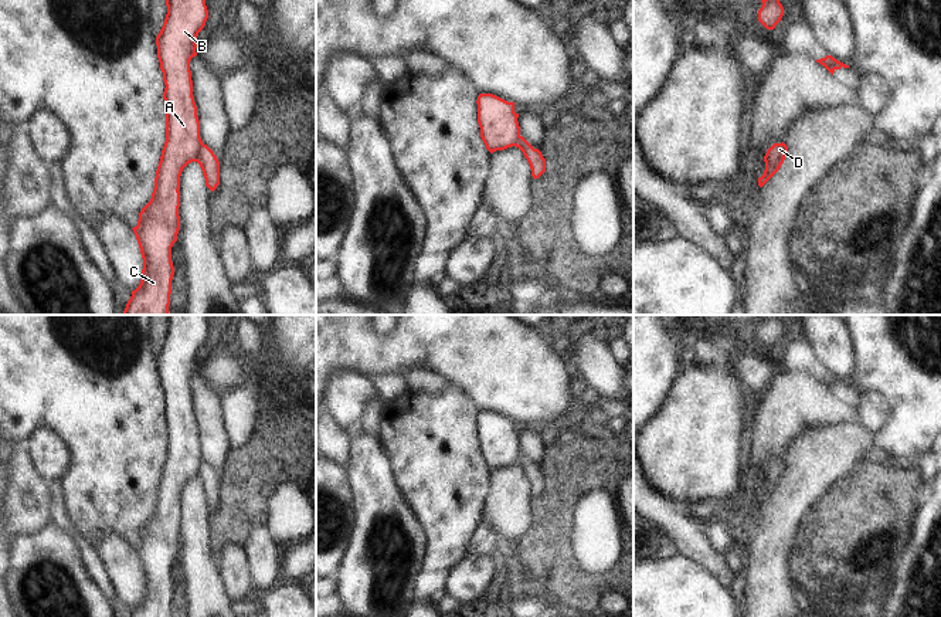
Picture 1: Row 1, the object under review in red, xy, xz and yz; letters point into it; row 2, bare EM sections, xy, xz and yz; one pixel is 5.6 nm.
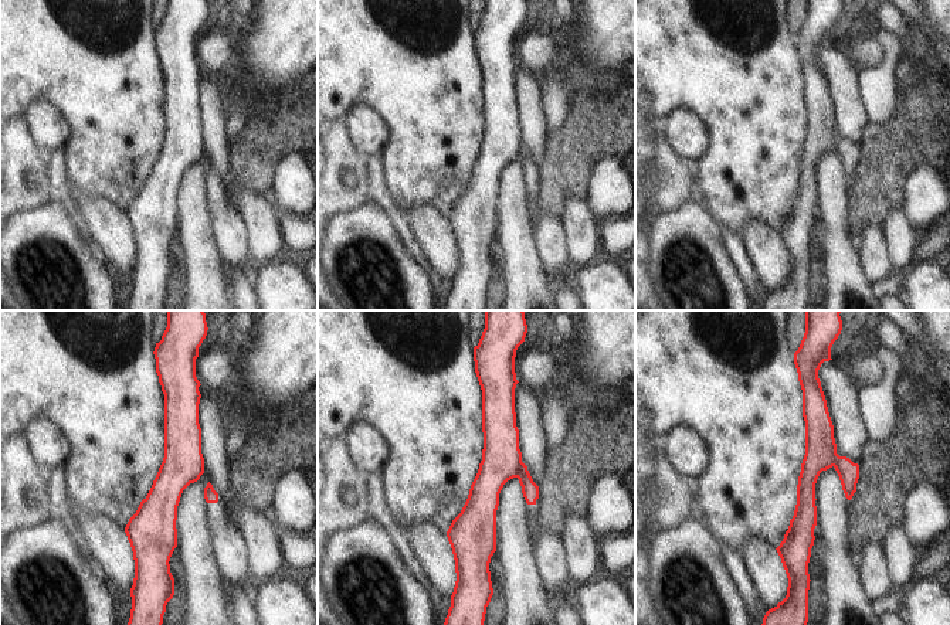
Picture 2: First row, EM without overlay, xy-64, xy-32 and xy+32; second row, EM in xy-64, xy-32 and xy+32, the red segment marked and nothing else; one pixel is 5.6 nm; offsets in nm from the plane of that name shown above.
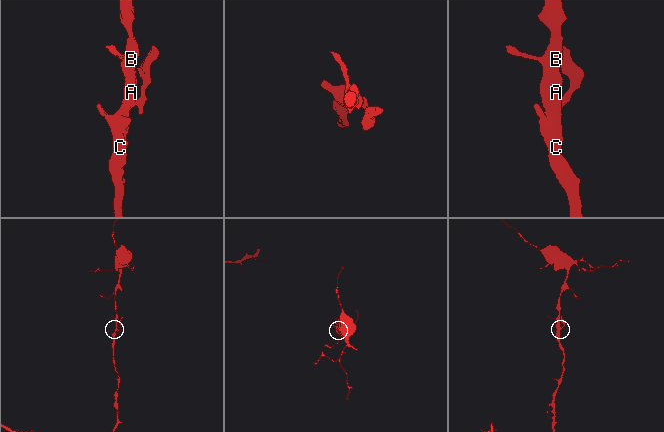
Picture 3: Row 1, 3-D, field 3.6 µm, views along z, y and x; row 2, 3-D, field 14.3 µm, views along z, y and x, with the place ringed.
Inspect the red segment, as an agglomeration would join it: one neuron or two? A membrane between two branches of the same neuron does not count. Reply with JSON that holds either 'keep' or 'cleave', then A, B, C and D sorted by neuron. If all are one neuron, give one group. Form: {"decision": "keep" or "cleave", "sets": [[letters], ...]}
{"decision": "cleave", "sets": [["A", "B", "C"], ["D"]]}

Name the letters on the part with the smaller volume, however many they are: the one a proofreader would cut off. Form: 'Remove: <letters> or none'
Remove: D

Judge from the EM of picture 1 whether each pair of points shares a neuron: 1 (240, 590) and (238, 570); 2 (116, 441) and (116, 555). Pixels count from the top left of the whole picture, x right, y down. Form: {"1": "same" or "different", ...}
{"1": "same", "2": "different"}

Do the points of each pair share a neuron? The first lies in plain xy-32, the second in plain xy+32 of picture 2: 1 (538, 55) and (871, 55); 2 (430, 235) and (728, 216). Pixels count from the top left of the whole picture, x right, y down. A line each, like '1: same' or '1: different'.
1: same
2: different

